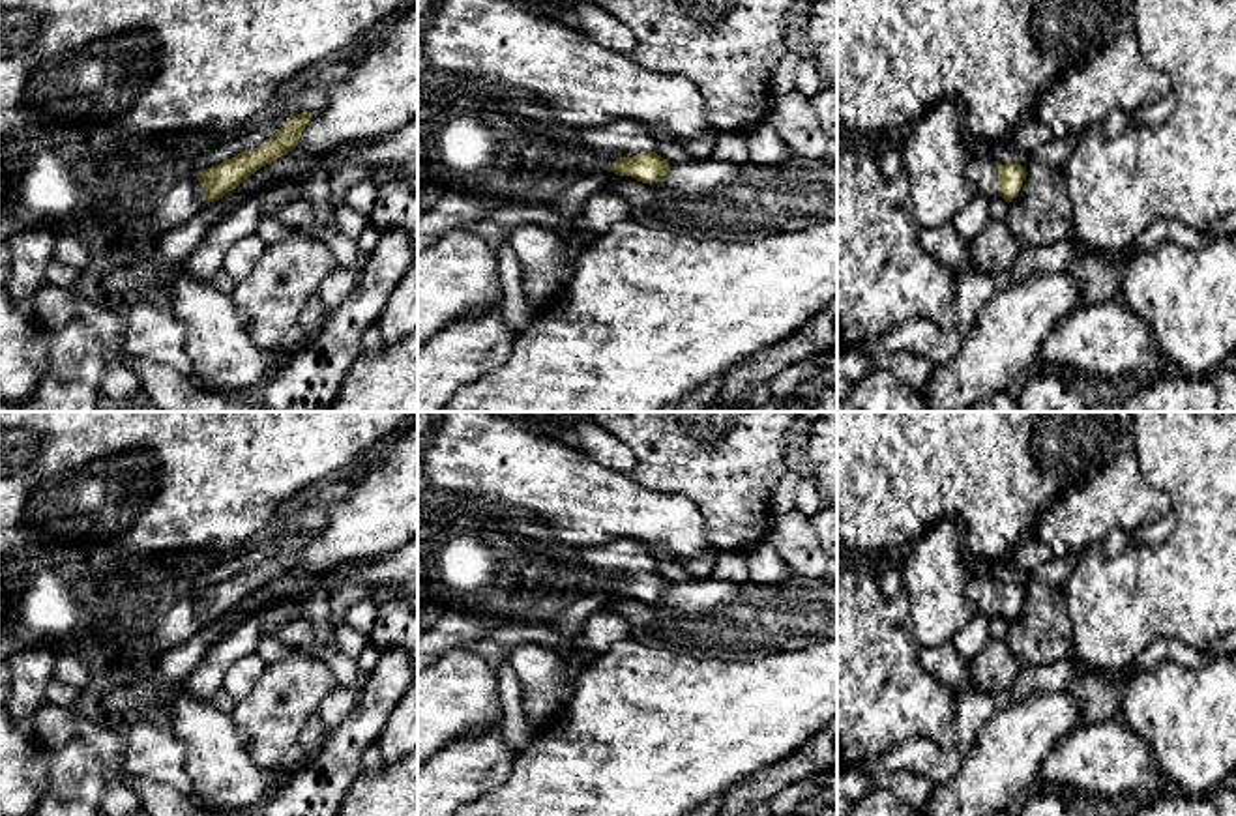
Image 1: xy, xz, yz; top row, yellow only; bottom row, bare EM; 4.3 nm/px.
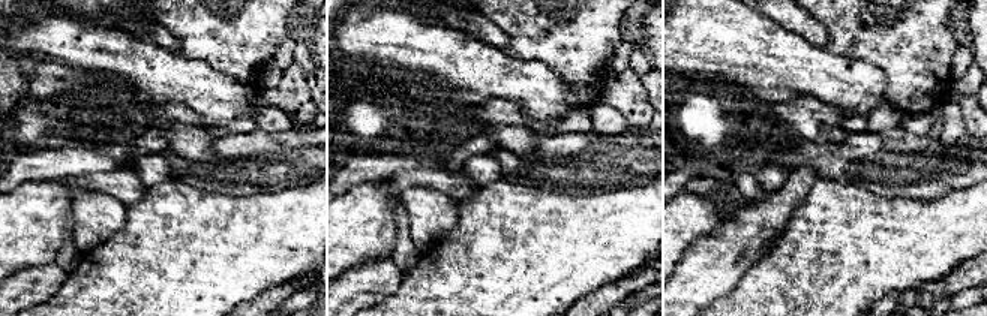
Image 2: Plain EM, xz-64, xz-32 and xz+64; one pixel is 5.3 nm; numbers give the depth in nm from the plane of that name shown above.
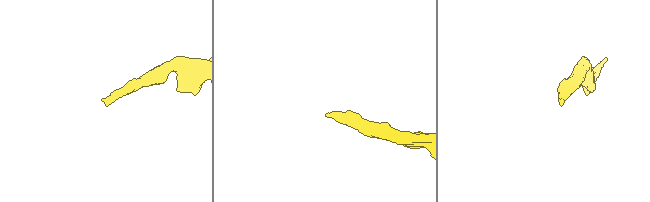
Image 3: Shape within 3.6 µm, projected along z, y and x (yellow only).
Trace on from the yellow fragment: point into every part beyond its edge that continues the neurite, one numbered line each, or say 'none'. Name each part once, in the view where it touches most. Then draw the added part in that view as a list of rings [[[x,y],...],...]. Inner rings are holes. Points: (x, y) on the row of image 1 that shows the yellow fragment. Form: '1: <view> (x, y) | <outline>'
1: xz (609, 139) | [[[599,120],[592,127],[575,127],[575,138],[601,157],[607,168],[620,157],[657,152],[659,148],[657,137],[633,120]]]

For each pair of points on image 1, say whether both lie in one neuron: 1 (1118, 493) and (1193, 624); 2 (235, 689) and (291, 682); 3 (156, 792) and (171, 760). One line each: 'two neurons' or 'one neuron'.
1: two neurons
2: two neurons
3: two neurons

